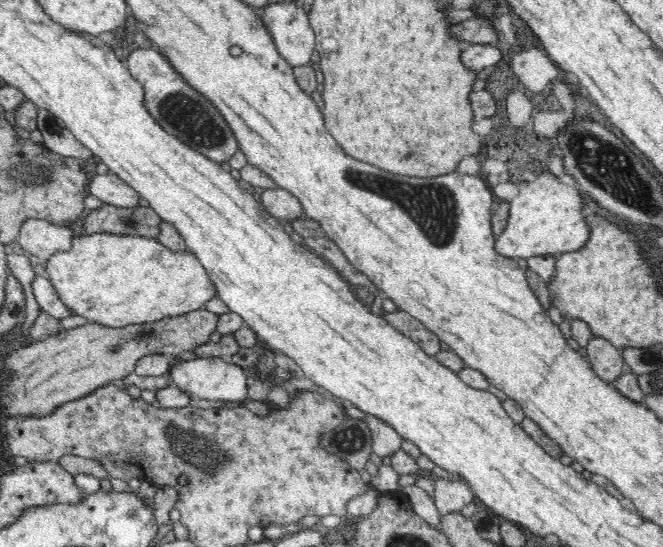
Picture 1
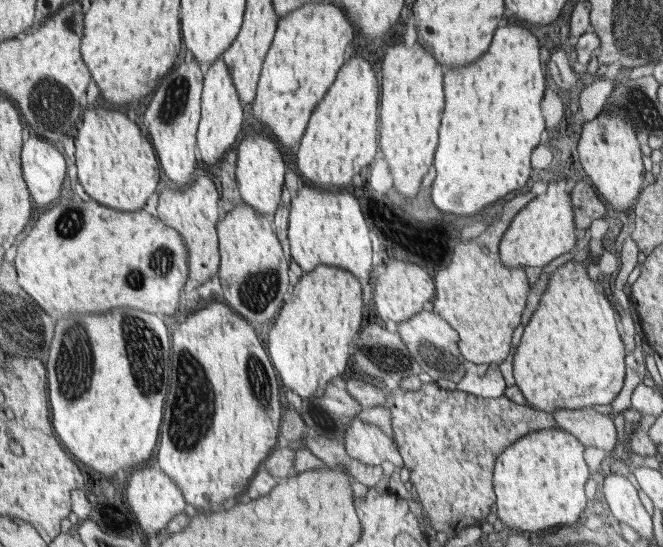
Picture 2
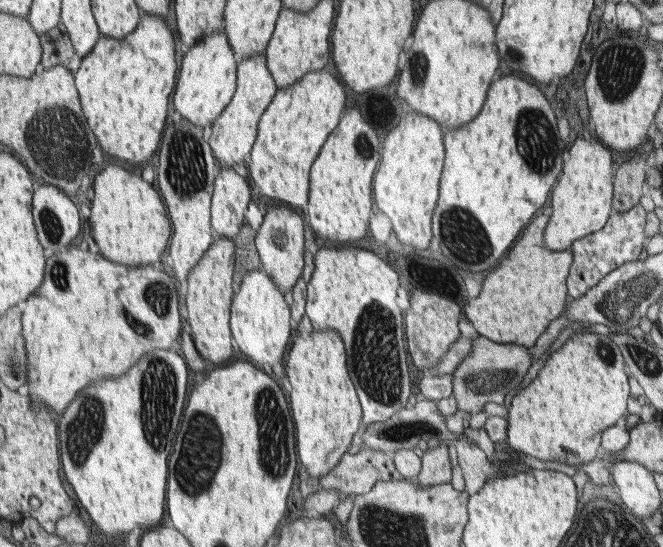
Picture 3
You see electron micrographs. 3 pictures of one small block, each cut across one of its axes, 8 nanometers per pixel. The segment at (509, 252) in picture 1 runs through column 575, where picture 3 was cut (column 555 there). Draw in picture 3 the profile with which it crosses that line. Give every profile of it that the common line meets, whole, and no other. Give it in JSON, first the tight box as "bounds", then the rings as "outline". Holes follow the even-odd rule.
{"bounds":[543,137,616,251],"outline":[[[578,137],[568,154],[570,157],[566,161],[566,168],[562,170],[562,176],[558,177],[558,184],[554,185],[554,194],[550,201],[553,215],[549,217],[543,236],[545,248],[550,251],[570,249],[576,240],[601,231],[612,215],[612,177],[616,171],[613,167],[613,151],[593,137],[589,141]]]}

